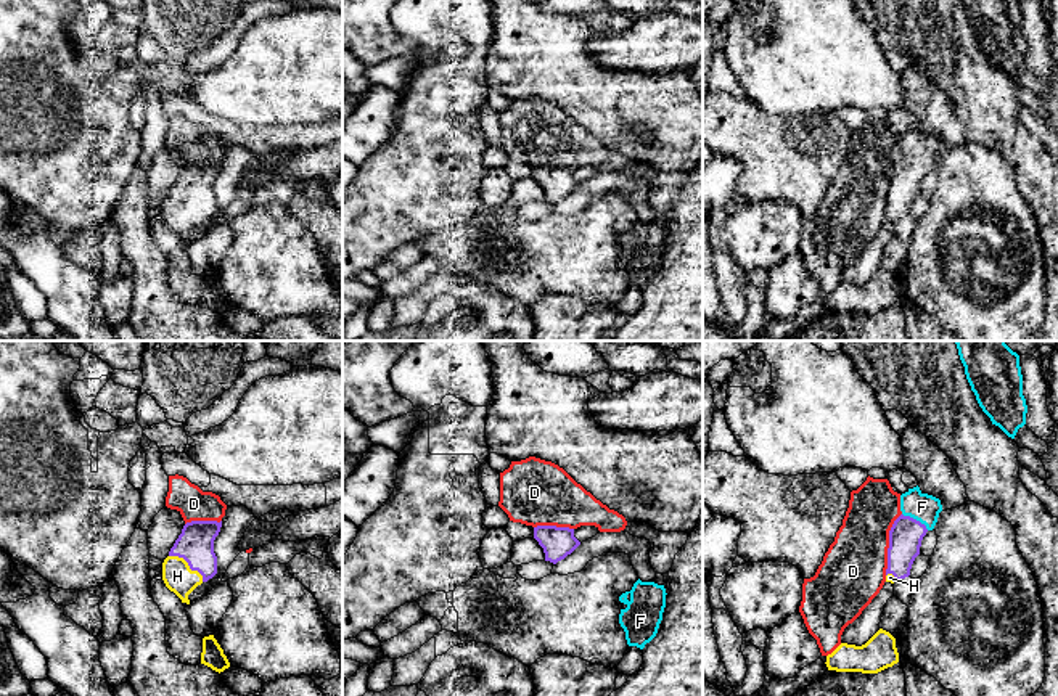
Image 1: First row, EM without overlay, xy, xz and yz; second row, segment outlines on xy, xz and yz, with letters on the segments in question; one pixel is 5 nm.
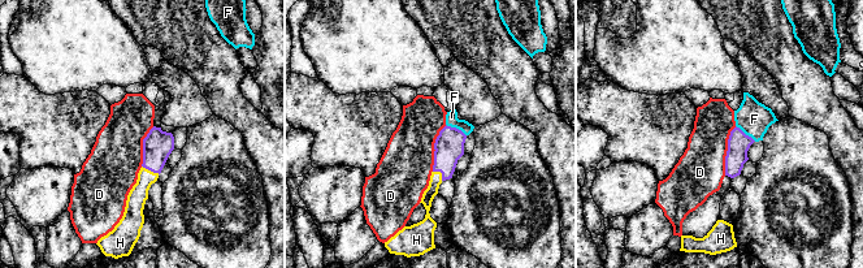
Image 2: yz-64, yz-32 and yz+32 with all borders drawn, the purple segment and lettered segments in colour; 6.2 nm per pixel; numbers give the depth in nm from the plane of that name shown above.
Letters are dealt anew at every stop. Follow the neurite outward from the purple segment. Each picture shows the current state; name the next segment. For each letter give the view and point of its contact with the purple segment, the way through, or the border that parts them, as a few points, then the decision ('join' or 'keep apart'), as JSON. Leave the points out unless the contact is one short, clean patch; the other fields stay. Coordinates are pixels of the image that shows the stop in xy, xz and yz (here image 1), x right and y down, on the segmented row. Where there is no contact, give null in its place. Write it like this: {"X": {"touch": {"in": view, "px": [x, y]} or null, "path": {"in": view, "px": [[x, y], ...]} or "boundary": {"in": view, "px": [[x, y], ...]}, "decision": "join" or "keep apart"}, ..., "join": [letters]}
{"D": {"touch": {"in": "yz", "px": [889, 544]}, "boundary": {"in": "yz", "px": [[901, 513], [889, 531], [888, 568], [885, 574]]}, "decision": "keep apart"}, "F": {"touch": {"in": "yz", "px": [915, 519]}, "path": {"in": "yz", "px": [[906, 536], [915, 519], [922, 507]]}, "decision": "join"}, "H": {"touch": {"in": "xy", "px": [188, 564]}, "path": {"in": "xy", "px": [[195, 544], [188, 564], [177, 576]]}, "decision": "join"}, "join": ["F", "H"]}

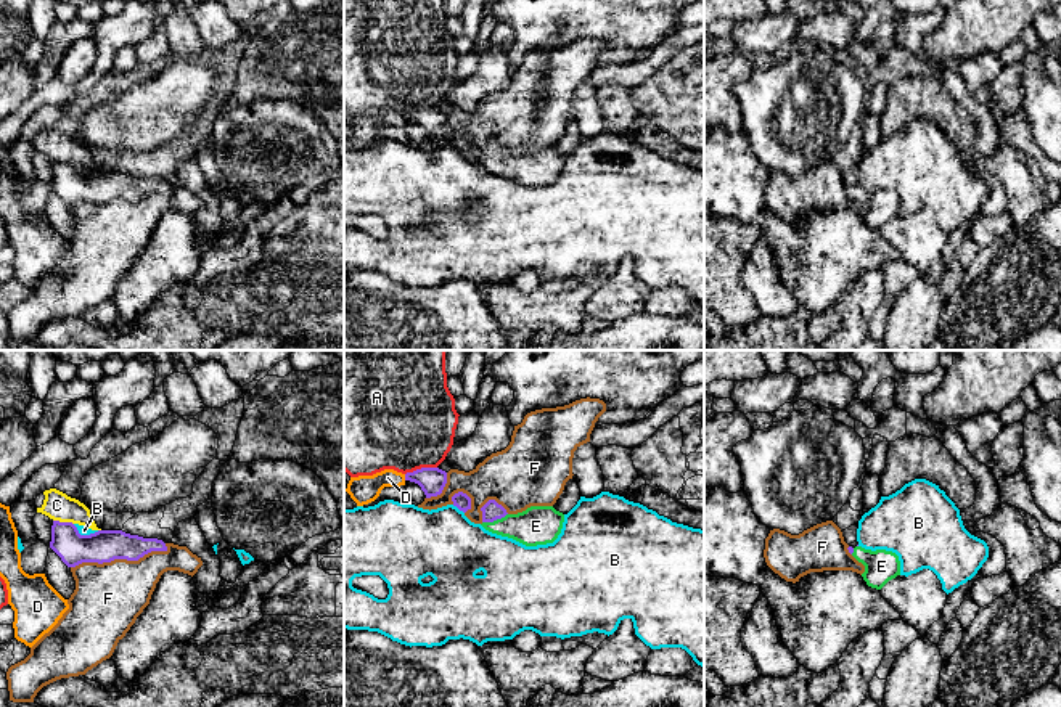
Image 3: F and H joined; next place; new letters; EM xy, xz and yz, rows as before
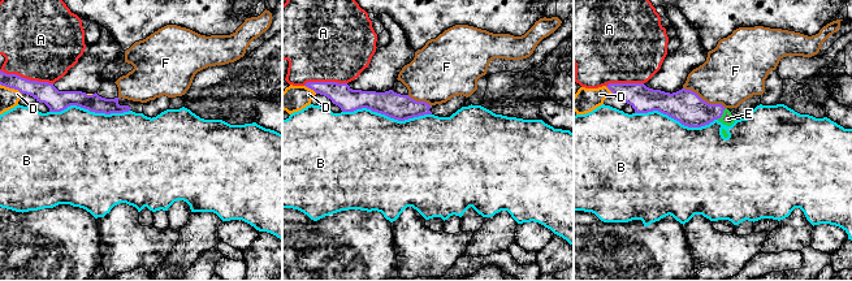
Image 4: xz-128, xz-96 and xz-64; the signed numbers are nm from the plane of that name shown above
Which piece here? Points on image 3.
{"A": {"touch": {"in": "xz", "px": [421, 468]}, "decision": "keep apart"}, "B": {"touch": {"in": "xz", "px": [458, 508]}, "decision": "keep apart"}, "C": {"touch": {"in": "xy", "px": [63, 523]}, "boundary": {"in": "xy", "px": [[53, 519], [73, 524]]}, "decision": "keep apart"}, "D": {"touch": {"in": "xz", "px": [405, 478]}, "decision": "keep apart"}, "E": {"touch": {"in": "xz", "px": [494, 519]}, "path": {"in": "xz", "px": [[491, 511], [494, 519], [510, 526], [536, 526]]}, "decision": "join"}, "F": {"touch": {"in": "xy", "px": [119, 558]}, "decision": "keep apart"}, "join": ["E"]}

